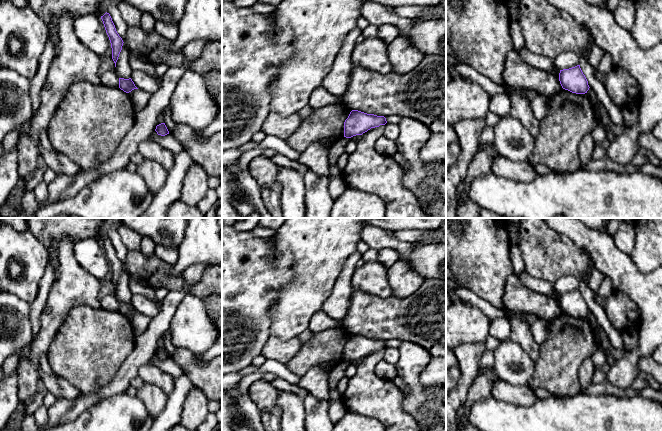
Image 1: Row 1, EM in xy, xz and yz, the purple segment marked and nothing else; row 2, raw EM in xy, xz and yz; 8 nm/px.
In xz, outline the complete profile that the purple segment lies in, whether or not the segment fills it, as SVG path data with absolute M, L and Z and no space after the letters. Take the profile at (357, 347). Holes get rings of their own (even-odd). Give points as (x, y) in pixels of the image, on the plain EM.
M352 334L344 346L344 361L351 362L356 359L362 359L371 352L379 351L386 347L387 345L384 340Z

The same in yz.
M580 289L560 294L559 305L563 313L576 318L585 318L590 312Z

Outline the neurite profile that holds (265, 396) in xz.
M257 380L249 387L248 394L259 410L265 431L282 431L280 424L282 411L277 405L280 390L271 382Z

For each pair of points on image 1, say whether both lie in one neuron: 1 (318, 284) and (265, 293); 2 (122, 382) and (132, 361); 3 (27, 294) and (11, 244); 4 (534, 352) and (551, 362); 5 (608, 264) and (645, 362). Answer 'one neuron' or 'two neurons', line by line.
1: two neurons
2: one neuron
3: one neuron
4: two neurons
5: two neurons

